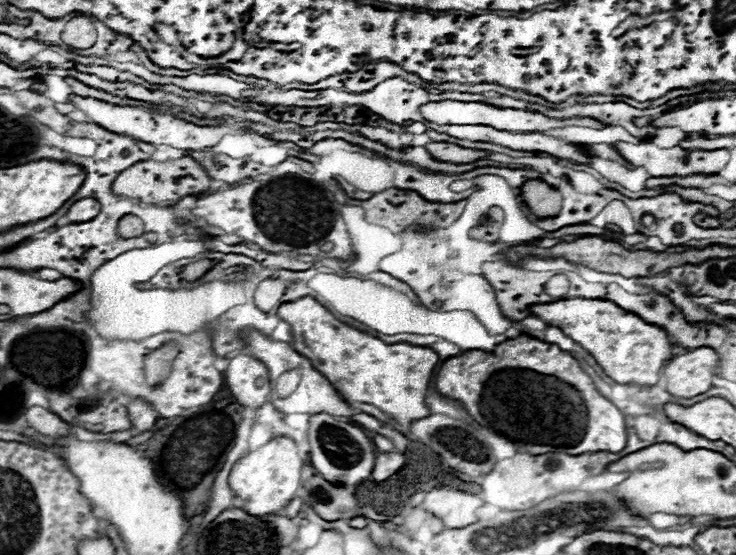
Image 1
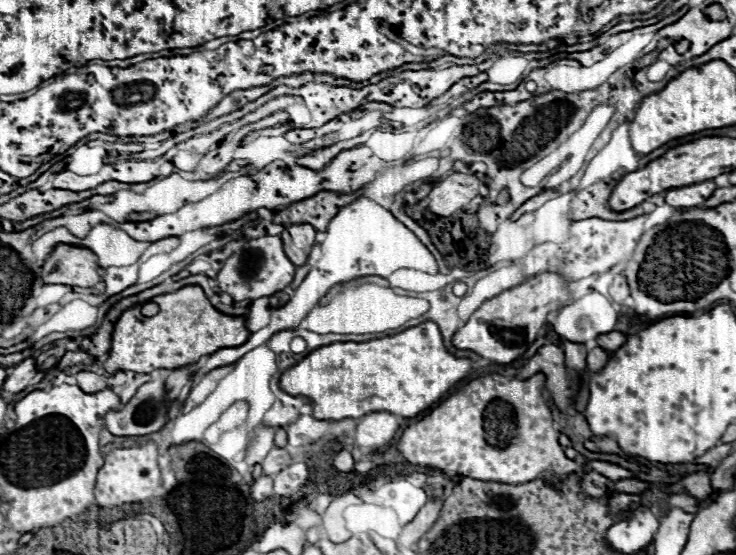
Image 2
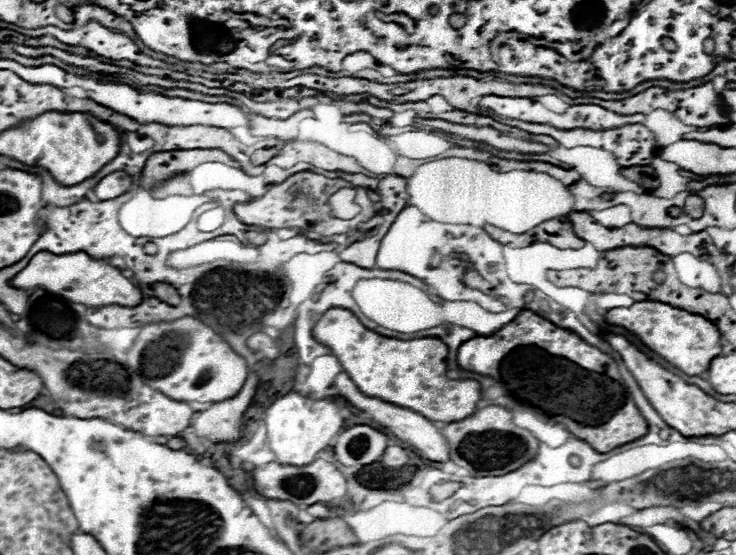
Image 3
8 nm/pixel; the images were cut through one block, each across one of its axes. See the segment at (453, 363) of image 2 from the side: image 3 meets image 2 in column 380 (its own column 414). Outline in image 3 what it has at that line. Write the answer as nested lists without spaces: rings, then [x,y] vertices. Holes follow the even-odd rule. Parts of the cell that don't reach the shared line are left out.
[[[344,308],[328,310],[314,326],[314,338],[326,344],[340,360],[344,372],[364,396],[420,412],[432,422],[460,422],[476,412],[482,388],[476,380],[450,380],[446,376],[448,346],[436,338],[396,340],[368,330]]]

